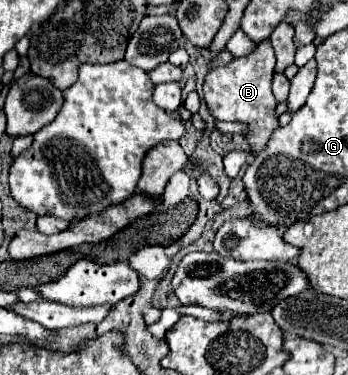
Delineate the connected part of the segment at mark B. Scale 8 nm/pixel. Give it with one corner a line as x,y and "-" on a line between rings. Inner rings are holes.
266,39
262,41
252,53
234,59
230,67
222,67
218,71
210,71
204,81
204,101
218,121
238,121
248,125
246,139
250,151
256,155
266,145
270,135
278,129
278,115
276,115
276,97
272,95
272,77
274,77
274,49
272,43

